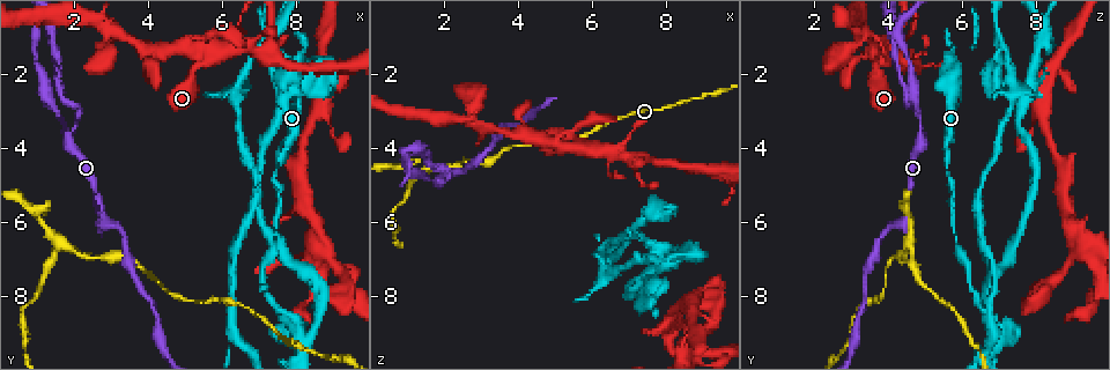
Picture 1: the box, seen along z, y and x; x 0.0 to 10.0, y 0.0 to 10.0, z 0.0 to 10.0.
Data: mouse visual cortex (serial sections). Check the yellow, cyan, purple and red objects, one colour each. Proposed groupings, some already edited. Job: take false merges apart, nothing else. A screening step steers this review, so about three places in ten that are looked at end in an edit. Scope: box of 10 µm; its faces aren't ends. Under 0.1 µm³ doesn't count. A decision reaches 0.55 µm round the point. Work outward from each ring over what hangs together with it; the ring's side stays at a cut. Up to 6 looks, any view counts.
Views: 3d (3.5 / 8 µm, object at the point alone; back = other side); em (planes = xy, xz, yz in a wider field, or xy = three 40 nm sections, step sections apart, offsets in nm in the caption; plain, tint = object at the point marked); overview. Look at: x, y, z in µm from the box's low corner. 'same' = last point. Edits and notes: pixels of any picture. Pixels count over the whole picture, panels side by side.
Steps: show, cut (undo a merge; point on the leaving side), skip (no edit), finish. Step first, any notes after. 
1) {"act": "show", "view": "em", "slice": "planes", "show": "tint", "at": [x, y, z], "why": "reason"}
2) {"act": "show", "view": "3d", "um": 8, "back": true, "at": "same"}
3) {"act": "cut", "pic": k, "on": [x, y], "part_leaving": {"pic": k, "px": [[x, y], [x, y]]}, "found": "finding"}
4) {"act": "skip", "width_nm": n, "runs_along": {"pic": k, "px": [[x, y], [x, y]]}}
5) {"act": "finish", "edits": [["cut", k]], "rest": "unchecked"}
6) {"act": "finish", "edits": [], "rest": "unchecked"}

{"act": "show", "view": "3d", "um": 8, "at": [7.05, 1.45, 4.40], "why": "arms part here"}

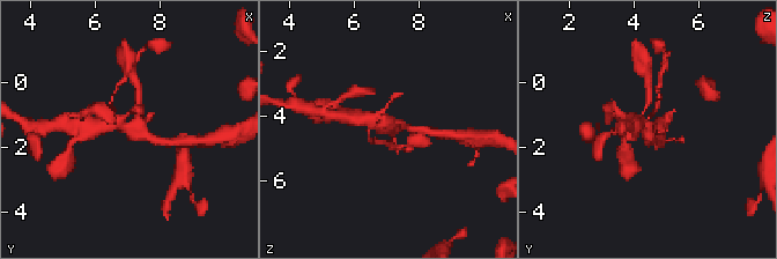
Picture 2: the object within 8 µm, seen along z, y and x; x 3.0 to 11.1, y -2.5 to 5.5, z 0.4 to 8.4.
{"act": "show", "view": "em", "slice": "xy", "step": 5, "show": "tint", "at": "same"}

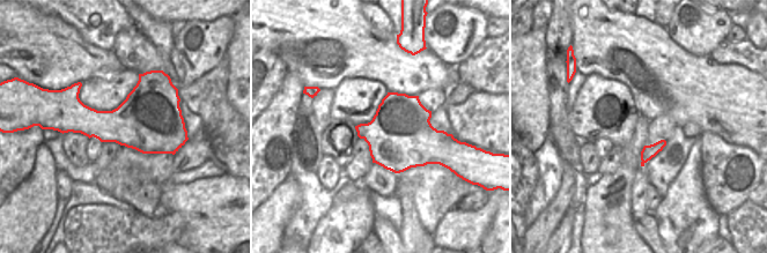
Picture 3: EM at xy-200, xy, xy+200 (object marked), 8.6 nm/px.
{"act": "skip", "width_nm": 550, "runs_along": {"pic": 2, "px": [[101, 125], [113, 124], [160, 142]]}, "found": "all the same cell"}

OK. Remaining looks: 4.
{"act": "show", "view": "3d", "um": 8, "at": [1.85, 3.65, 4.95], "why": "sharp bend"}

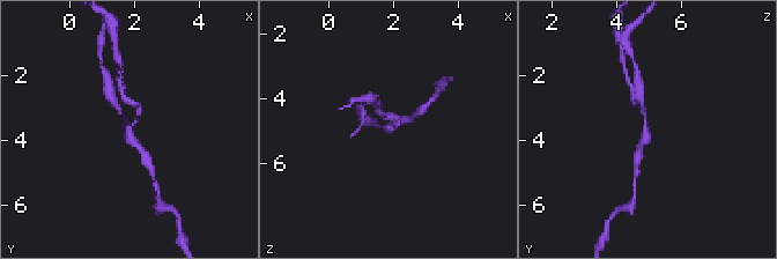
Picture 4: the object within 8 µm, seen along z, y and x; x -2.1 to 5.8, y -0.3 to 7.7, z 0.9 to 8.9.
{"act": "show", "view": "em", "slice": "xy", "step": 3, "show": "tint", "at": "same", "arms": 3, "arm_widths_nm": [150, 150, 250]}

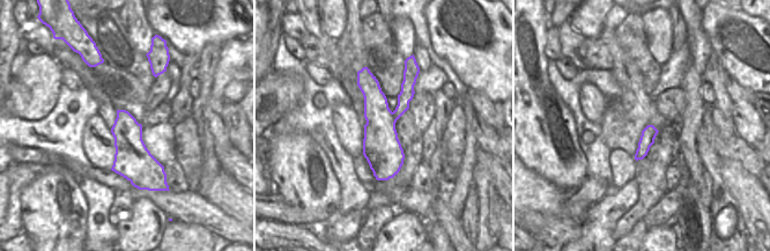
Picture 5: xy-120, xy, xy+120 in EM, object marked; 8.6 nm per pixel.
{"act": "cut", "pic": 4, "on": [390, 116], "part_leaving": {"pic": 4, "px": [[132, 126], [140, 106], [124, 91]]}, "found": "two cells meet here"}

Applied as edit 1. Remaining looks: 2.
{"act": "finish", "edits": [["cut", 4]], "rest": "unchecked"}

